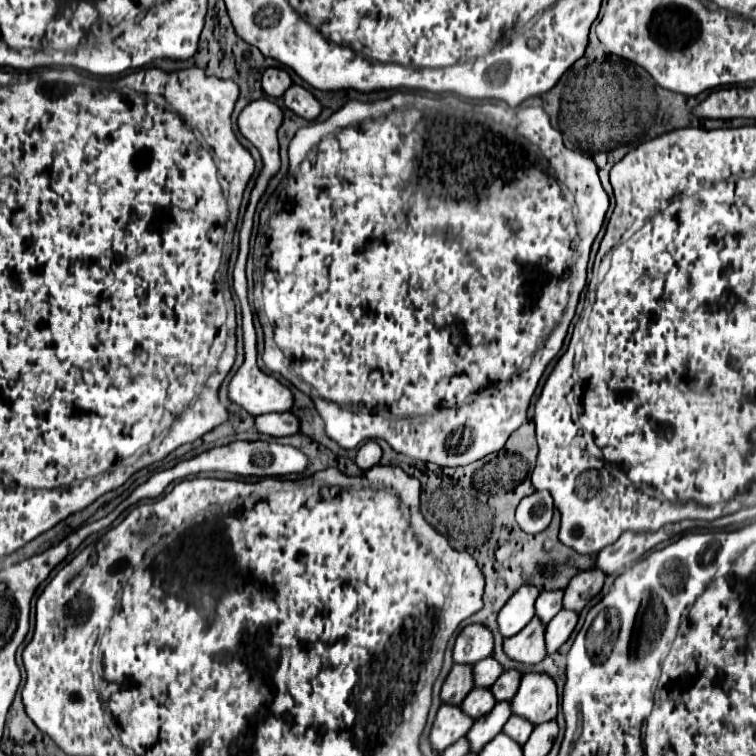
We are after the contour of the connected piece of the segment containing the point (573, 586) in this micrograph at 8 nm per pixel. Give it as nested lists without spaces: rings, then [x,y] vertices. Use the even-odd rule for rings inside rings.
[[[597,567],[577,573],[565,589],[563,607],[579,613],[601,591],[603,581],[605,581],[605,573]]]

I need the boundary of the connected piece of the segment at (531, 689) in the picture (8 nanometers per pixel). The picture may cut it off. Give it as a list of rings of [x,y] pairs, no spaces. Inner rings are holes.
[[[527,673],[521,679],[517,695],[511,699],[511,709],[533,725],[551,721],[557,717],[557,685],[547,673]]]

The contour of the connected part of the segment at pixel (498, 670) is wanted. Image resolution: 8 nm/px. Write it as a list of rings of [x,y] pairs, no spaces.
[[[485,657],[475,665],[475,687],[491,687],[503,673],[503,665],[493,657]]]

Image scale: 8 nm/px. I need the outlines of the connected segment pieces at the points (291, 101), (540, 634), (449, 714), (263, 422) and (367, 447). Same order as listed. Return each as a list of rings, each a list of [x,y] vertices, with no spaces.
[[[293,85],[289,87],[289,91],[283,95],[283,103],[287,109],[291,109],[293,113],[297,113],[303,119],[317,119],[321,113],[321,103],[313,97],[313,93],[309,93],[307,89],[303,89],[301,85]]]
[[[531,619],[531,623],[519,631],[515,637],[505,639],[505,653],[521,663],[539,663],[545,659],[545,623],[541,619]]]
[[[443,703],[437,713],[435,725],[431,729],[433,747],[437,751],[445,751],[449,745],[453,745],[453,741],[467,735],[467,731],[471,729],[473,723],[475,723],[475,719],[469,717],[467,713],[463,713],[461,707]]]
[[[267,413],[255,419],[255,429],[273,437],[287,437],[299,433],[299,417],[295,413]]]
[[[367,441],[367,443],[359,449],[355,461],[357,461],[357,465],[365,471],[365,469],[375,467],[375,465],[381,461],[381,455],[383,455],[381,447],[379,447],[375,441]]]

